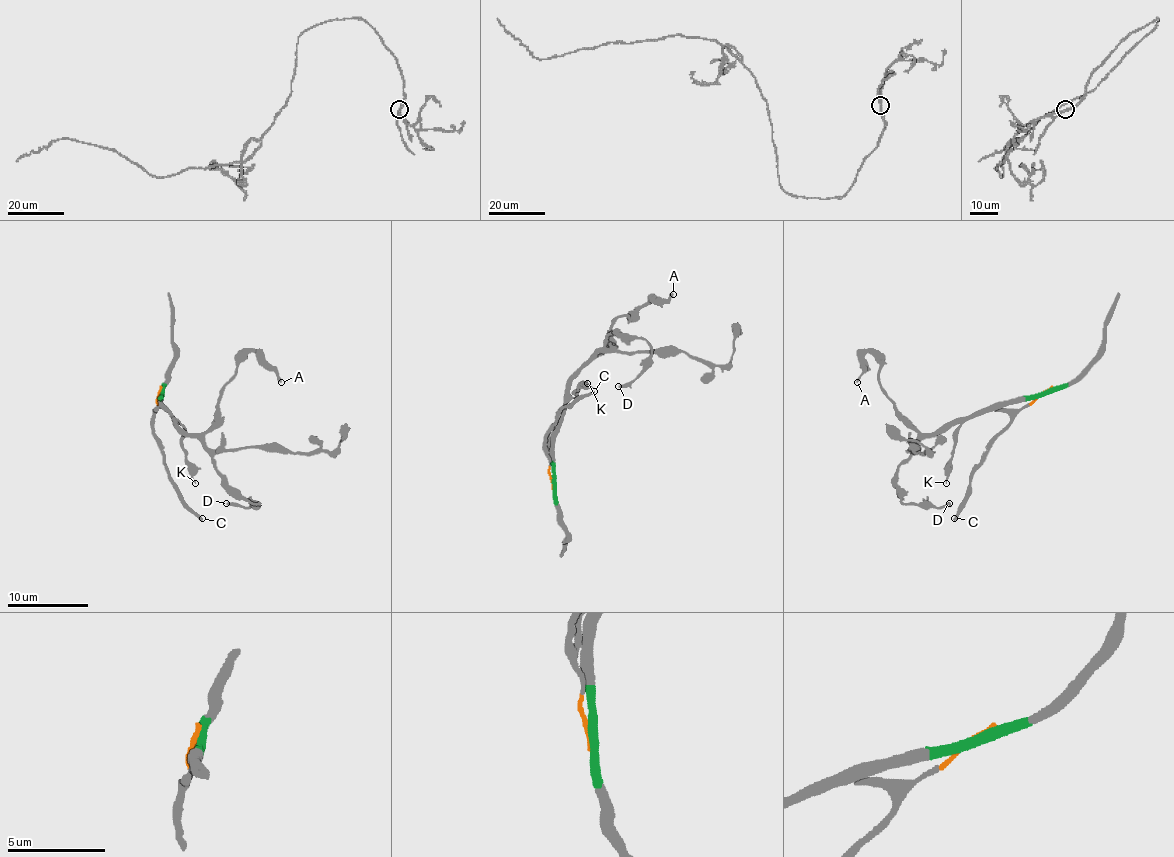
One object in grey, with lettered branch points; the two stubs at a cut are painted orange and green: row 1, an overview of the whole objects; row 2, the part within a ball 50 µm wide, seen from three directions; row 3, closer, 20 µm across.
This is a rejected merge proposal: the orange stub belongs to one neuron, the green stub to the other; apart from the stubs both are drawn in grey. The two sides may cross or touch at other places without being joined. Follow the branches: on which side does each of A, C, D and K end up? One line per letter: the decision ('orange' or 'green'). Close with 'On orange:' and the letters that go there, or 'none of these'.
A: green
C: orange
D: green
K: green
On orange: C

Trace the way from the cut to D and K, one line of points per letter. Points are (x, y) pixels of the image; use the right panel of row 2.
D: (1047, 391), (998, 401), (947, 422), (915, 446), (899, 466), (897, 476), (903, 503), (943, 507), (949, 503)
K: (1047, 391), (998, 401), (974, 411), (959, 428), (945, 482)

